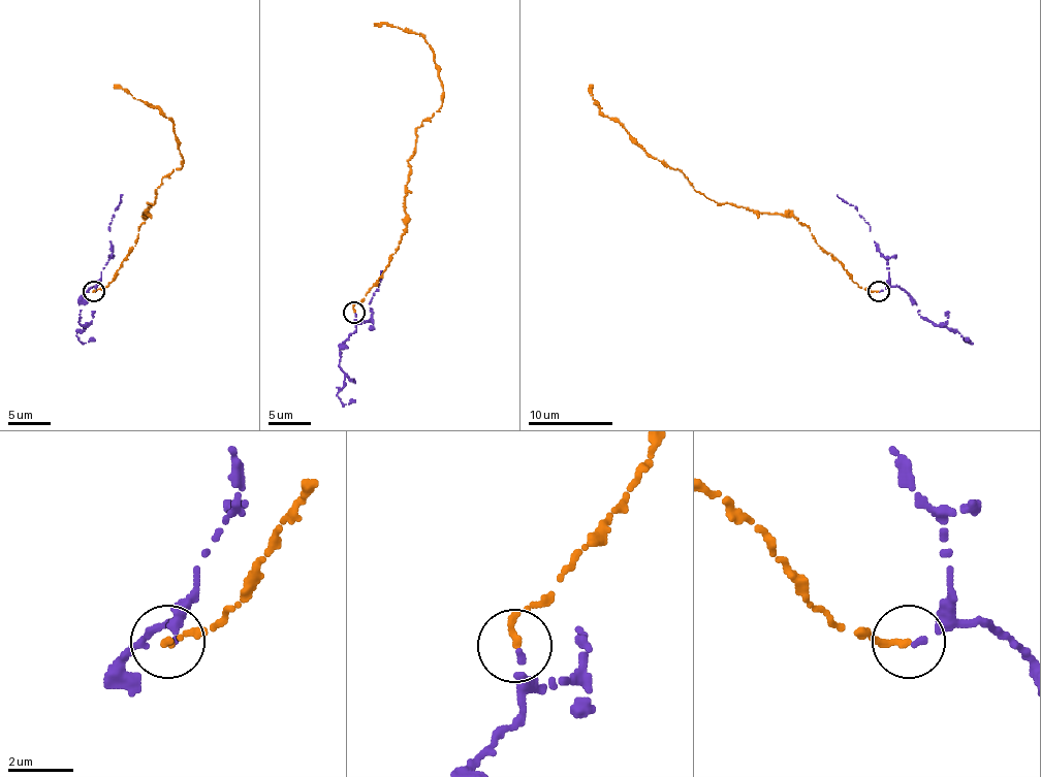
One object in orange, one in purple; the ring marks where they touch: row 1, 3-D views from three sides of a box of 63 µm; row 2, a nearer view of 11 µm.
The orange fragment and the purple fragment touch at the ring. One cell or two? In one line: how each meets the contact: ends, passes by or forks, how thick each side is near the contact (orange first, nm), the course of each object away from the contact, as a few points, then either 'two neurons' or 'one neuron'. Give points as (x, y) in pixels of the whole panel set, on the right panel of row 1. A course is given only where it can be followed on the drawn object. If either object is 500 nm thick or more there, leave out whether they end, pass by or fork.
orange ends | purple ends | 200/160 nm | orange via (879, 291), (851, 279), (792, 216), (718, 204), (697, 192), (677, 168), (665, 166), (603, 116), (591, 84) | purple via (879, 291), (889, 279), (887, 262), (879, 251), (871, 226), (853, 204), (845, 202), (837, 194) | one neuron

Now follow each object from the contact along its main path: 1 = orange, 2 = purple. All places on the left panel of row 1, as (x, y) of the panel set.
1: (93, 291), (115, 279), (135, 245), (137, 228), (161, 180), (182, 166), (174, 124), (115, 84)
2: (95, 291), (113, 251), (107, 226), (123, 194)

